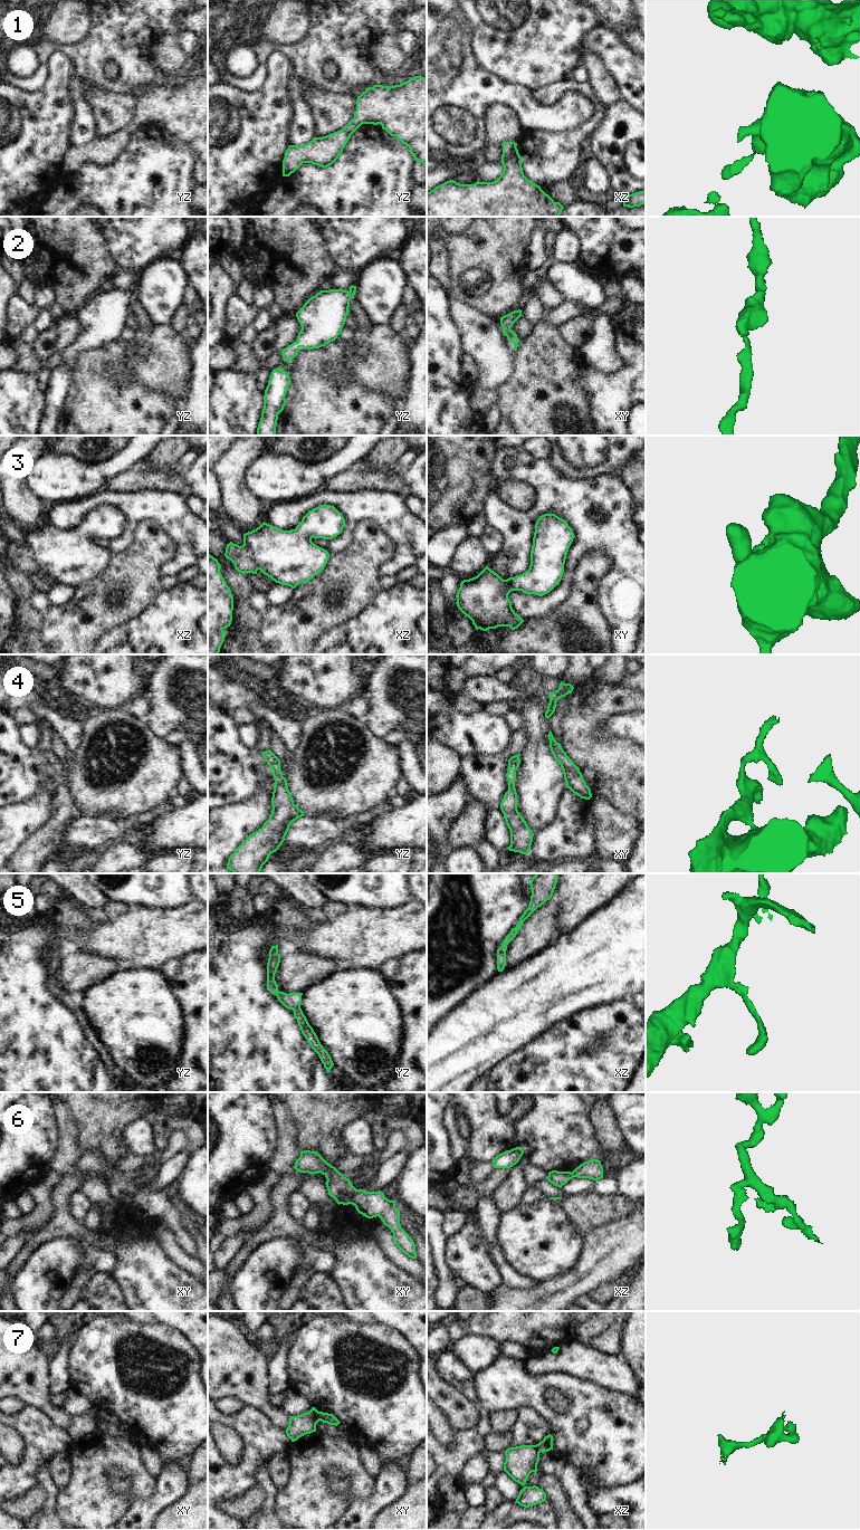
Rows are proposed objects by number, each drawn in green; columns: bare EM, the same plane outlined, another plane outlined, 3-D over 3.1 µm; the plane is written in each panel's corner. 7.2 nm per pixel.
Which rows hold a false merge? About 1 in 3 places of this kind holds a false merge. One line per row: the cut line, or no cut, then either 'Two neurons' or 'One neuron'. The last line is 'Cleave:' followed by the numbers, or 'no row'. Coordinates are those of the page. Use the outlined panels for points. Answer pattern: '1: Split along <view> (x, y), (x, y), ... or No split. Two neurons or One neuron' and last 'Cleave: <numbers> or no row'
1: No split. One neuron
2: No split. One neuron
3: No split. One neuron
4: No split. One neuron
5: No split. One neuron
6: Split along xy (357, 1189), (350, 1203). Two neurons
7: Split along xy (317, 1412), (319, 1419). Two neurons
Cleave: 6, 7

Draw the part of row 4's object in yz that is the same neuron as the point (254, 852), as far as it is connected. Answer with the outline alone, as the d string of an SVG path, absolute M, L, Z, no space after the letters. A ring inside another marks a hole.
M270 749L261 753L275 780L273 810L262 828L249 835L228 859L227 869L233 873L259 873L269 855L285 841L290 824L304 816L304 812L294 804L279 767L280 759Z

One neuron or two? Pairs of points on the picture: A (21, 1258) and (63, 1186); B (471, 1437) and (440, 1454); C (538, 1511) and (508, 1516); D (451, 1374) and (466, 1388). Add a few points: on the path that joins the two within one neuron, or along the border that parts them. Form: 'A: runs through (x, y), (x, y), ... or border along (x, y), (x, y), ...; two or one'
A: runs through (37, 1240), (60, 1218), (60, 1204); one
B: runs through (464, 1445), (455, 1454), (448, 1454); one
C: runs through (531, 1513), (516, 1513); one
D: runs through (455, 1377), (462, 1385); one

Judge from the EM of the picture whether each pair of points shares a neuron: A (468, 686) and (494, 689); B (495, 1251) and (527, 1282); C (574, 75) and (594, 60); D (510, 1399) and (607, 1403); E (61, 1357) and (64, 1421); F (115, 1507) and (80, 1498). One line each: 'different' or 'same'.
A: same
B: same
C: different
D: same
E: different
F: same

